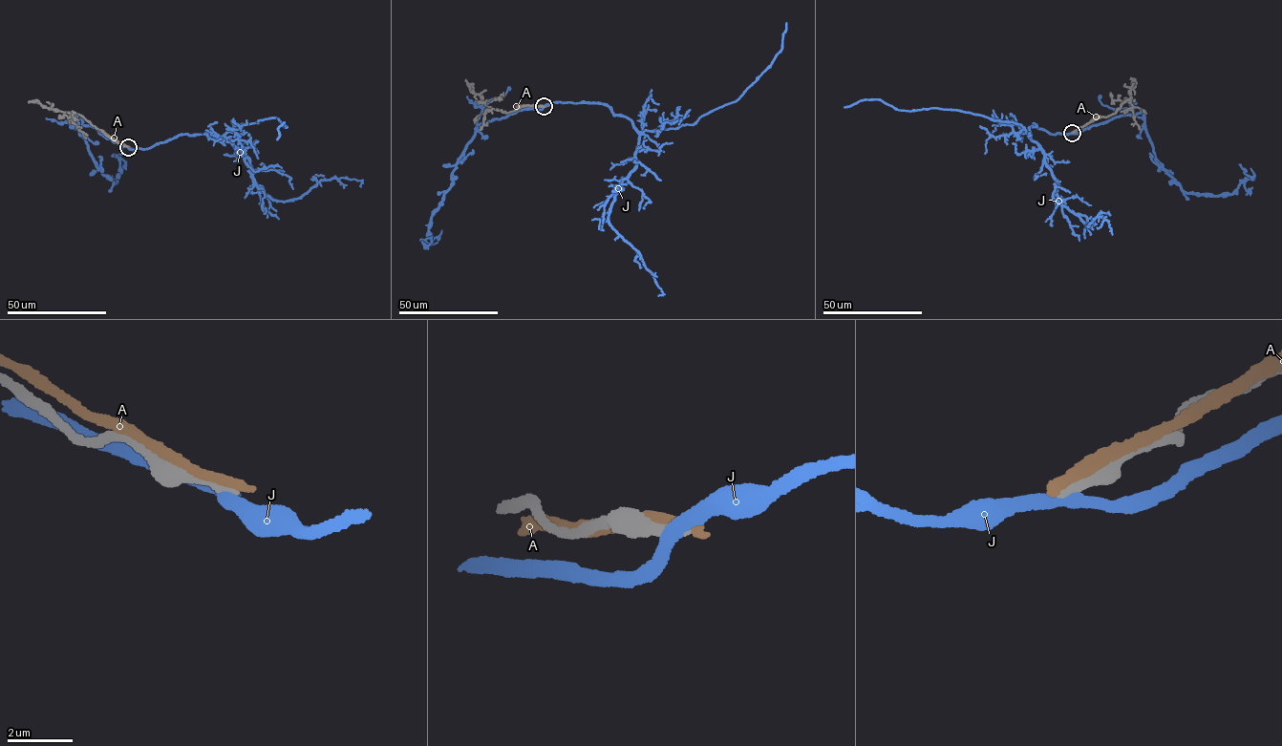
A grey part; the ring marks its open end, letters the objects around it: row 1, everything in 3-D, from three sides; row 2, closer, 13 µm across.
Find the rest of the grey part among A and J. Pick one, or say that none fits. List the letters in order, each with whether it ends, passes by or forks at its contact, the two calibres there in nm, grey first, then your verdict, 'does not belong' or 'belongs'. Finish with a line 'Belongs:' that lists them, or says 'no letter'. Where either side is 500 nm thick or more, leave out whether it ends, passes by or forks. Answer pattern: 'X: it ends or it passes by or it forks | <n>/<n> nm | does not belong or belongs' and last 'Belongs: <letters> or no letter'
A: it passes by | 480/360 nm | does not belong
J: it passes by | 320/400 nm | does not belong
Belongs: no letter

